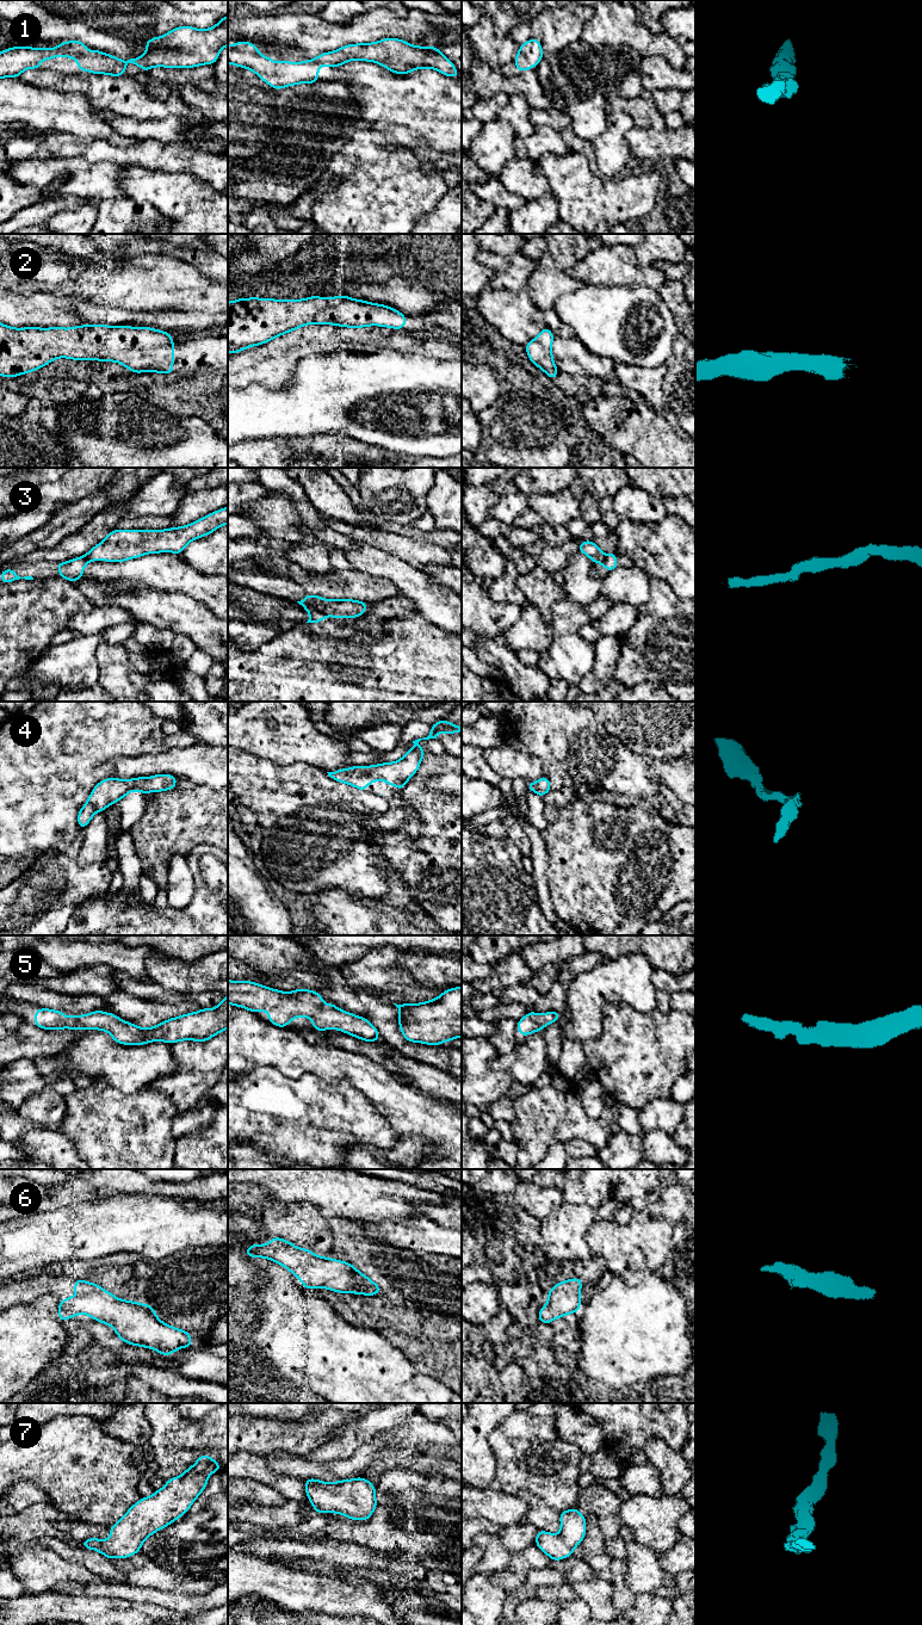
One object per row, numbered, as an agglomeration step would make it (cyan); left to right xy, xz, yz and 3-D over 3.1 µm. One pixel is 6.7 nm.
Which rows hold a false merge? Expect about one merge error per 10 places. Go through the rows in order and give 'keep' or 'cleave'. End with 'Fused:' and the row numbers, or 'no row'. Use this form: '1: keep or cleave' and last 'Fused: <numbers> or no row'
1: keep
2: keep
3: cleave
4: keep
5: keep
6: keep
7: keep
Fused: 3

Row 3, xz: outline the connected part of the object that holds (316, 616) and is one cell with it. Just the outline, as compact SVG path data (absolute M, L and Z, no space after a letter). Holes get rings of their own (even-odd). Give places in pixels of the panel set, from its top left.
M303 600L297 601L299 605L302 605L310 614L307 623L320 623L326 618L326 613L316 610L315 607L307 605Z

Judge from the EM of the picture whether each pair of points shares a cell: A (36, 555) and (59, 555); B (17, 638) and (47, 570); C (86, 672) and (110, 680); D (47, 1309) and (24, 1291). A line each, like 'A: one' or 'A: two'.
A: one
B: two
C: two
D: two

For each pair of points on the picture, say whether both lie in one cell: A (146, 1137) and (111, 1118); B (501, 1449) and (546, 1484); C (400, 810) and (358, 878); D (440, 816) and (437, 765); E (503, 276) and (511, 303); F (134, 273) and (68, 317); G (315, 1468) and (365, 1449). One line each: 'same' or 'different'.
A: same
B: same
C: different
D: same
E: different
F: different
G: same

